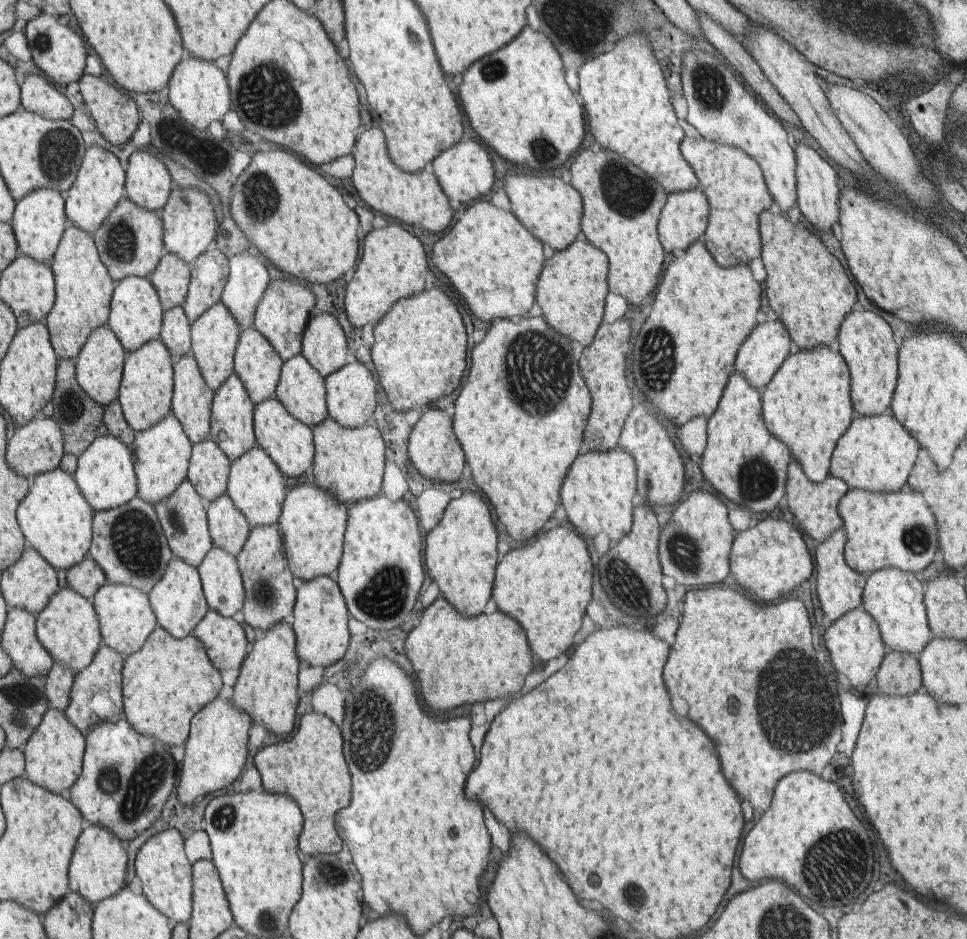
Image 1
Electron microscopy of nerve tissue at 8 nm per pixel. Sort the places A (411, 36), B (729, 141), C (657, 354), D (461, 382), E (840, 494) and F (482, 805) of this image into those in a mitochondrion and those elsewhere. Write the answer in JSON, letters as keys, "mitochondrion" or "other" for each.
{"A":"mitochondrion","B":"other","C":"mitochondrion","D":"other","E":"other","F":"other"}

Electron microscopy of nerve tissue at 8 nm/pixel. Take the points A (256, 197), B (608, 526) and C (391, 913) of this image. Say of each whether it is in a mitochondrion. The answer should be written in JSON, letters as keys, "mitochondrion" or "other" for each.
{"A":"mitochondrion","B":"other","C":"other"}

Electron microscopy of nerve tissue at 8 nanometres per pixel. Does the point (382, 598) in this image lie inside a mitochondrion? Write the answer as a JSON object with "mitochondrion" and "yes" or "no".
{"mitochondrion":"yes"}

